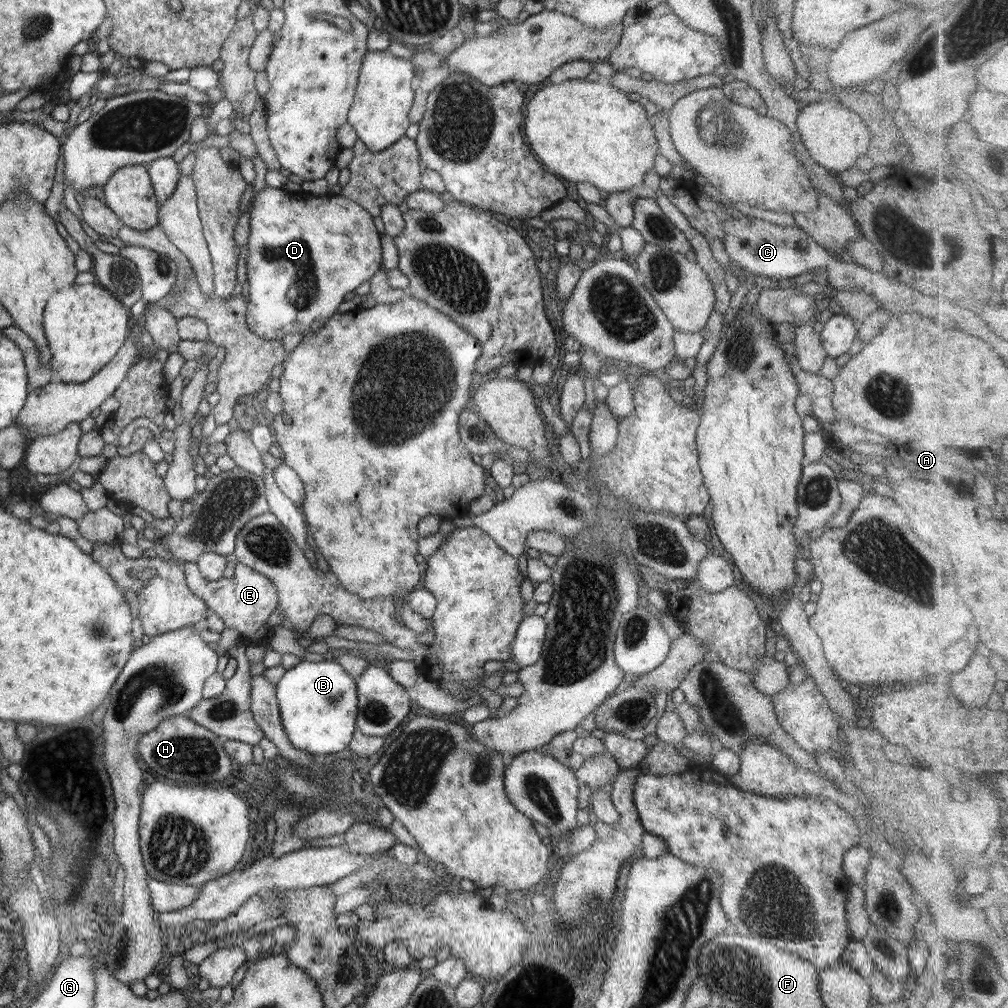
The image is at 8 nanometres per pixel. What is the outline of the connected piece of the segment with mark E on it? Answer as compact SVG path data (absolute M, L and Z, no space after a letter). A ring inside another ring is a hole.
M236 562L235 571L230 578L221 577L219 580L205 580L196 568L196 563L181 565L189 591L200 598L206 608L220 616L224 629L236 629L239 638L244 644L251 643L264 645L269 642L269 627L266 625L267 617L271 612L277 611L277 590L271 580L257 574L251 568Z

